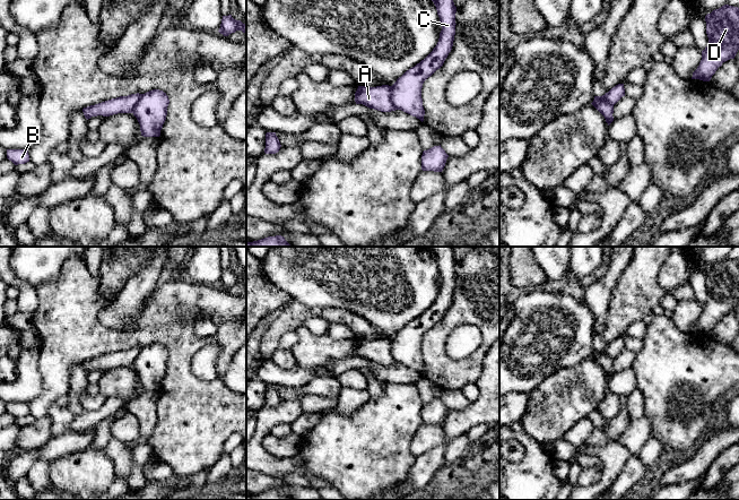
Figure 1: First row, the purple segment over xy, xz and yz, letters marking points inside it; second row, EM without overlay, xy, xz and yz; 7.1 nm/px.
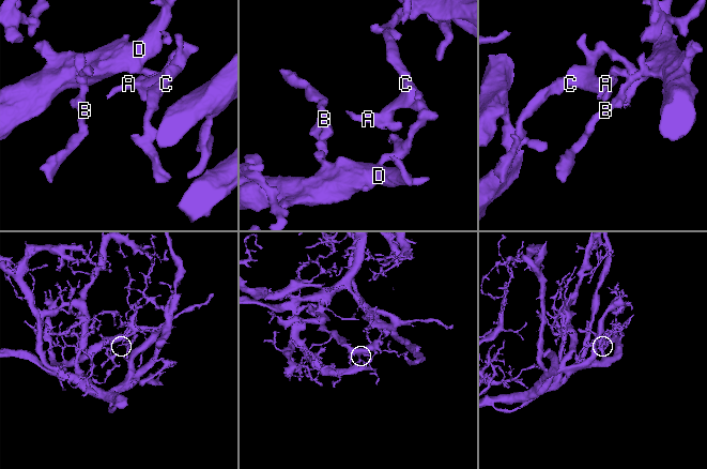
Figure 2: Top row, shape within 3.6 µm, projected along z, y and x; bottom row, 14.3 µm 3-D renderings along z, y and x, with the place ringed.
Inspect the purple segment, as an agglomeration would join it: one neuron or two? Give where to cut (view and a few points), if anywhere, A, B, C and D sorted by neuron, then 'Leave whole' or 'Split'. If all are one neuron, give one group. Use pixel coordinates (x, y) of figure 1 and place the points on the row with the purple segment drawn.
Split along xz (390, 86), (390, 101), (397, 109). Groups: A / B C D. Split

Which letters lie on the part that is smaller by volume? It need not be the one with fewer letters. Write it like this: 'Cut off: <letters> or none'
Cut off: A

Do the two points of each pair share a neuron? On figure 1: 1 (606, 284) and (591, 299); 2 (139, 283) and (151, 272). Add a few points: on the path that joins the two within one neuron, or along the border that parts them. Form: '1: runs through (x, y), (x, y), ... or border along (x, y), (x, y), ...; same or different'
1: runs through (602, 287), (594, 295); same
2: runs through (142, 281), (148, 275); same

